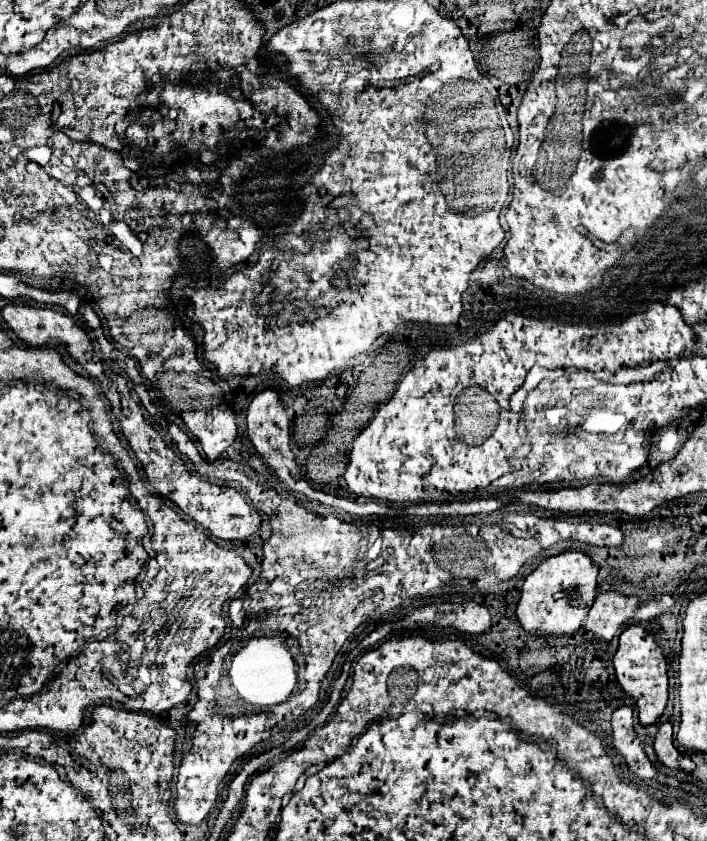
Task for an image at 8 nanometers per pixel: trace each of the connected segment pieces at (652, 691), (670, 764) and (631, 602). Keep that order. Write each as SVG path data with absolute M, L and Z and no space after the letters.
M638 626L626 628L620 634L620 644L614 656L614 670L622 690L636 700L640 724L642 726L654 724L662 716L668 702L668 676L666 676L666 658L662 648L644 628Z
M664 722L654 738L654 750L656 750L656 756L658 756L658 762L666 768L678 768L678 758L680 758L680 752L674 744L674 734L672 734L672 724L670 722Z
M602 592L596 596L586 616L586 632L600 642L610 642L636 616L638 600L620 596L618 592Z

